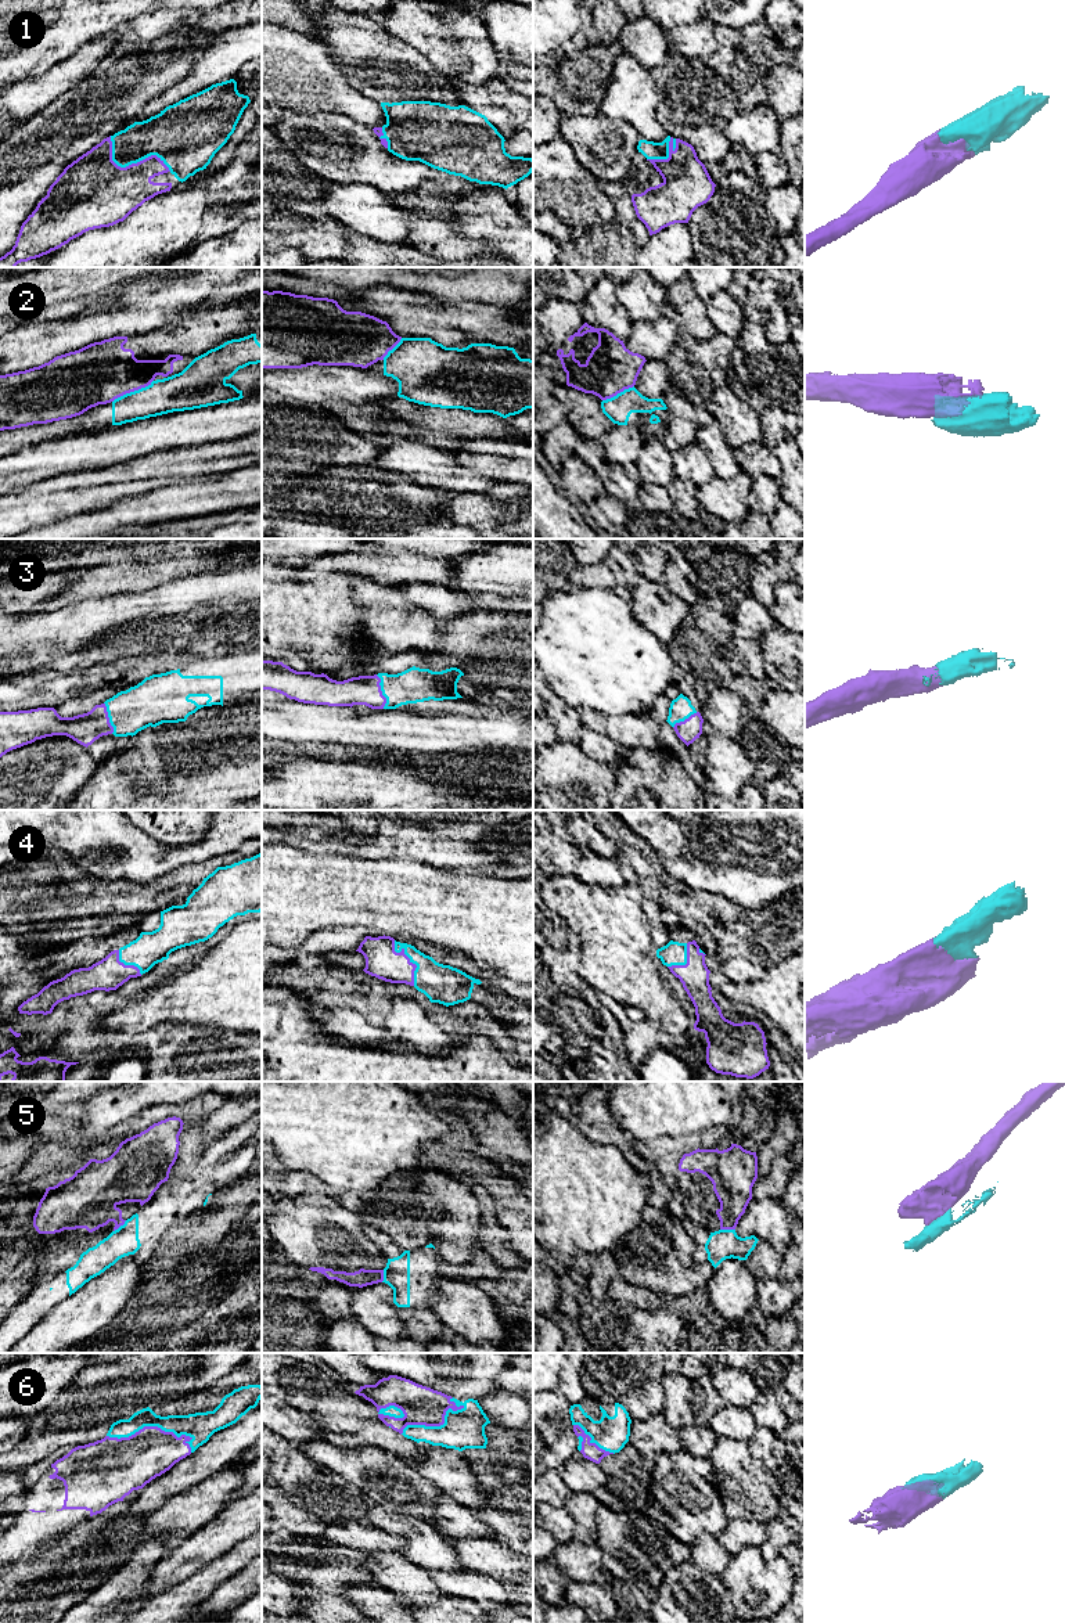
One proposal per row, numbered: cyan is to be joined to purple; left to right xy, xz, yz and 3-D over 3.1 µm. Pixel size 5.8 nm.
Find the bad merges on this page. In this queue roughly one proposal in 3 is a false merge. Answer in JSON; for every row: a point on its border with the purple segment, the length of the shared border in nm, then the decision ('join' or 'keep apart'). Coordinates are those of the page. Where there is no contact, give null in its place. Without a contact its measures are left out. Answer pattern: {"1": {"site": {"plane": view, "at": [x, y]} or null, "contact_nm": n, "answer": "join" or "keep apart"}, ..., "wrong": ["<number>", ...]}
{"1": {"site": {"plane": "xy", "at": [130, 165]}, "contact_nm": 420, "answer": "join"}, "2": {"site": {"plane": "xy", "at": [132, 391]}, "contact_nm": 280, "answer": "keep apart"}, "3": {"site": {"plane": "xz", "at": [381, 691]}, "contact_nm": 200, "answer": "join"}, "4": {"site": {"plane": "xz", "at": [409, 960]}, "contact_nm": 300, "answer": "join"}, "5": {"site": {"plane": "yz", "at": [727, 1229]}, "contact_nm": 90, "answer": "keep apart"}, "6": {"site": {"plane": "xy", "at": [150, 1427]}, "contact_nm": 500, "answer": "join"}, "wrong": ["2", "5"]}

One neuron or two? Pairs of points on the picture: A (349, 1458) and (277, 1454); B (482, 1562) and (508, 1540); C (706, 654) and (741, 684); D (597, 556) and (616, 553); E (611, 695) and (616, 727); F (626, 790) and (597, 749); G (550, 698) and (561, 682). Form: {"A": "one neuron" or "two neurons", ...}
{"A": "two neurons", "B": "two neurons", "C": "one neuron", "D": "two neurons", "E": "two neurons", "F": "two neurons", "G": "two neurons"}

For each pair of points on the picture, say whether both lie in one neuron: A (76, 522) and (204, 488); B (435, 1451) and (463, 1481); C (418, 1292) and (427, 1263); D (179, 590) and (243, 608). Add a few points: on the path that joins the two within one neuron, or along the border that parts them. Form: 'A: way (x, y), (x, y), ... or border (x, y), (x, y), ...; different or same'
A: way (108, 518), (128, 510), (172, 503); same
B: way (441, 1458), (456, 1474); same
C: way (423, 1285), (424, 1270); same
D: border (247, 601), (200, 608); different

